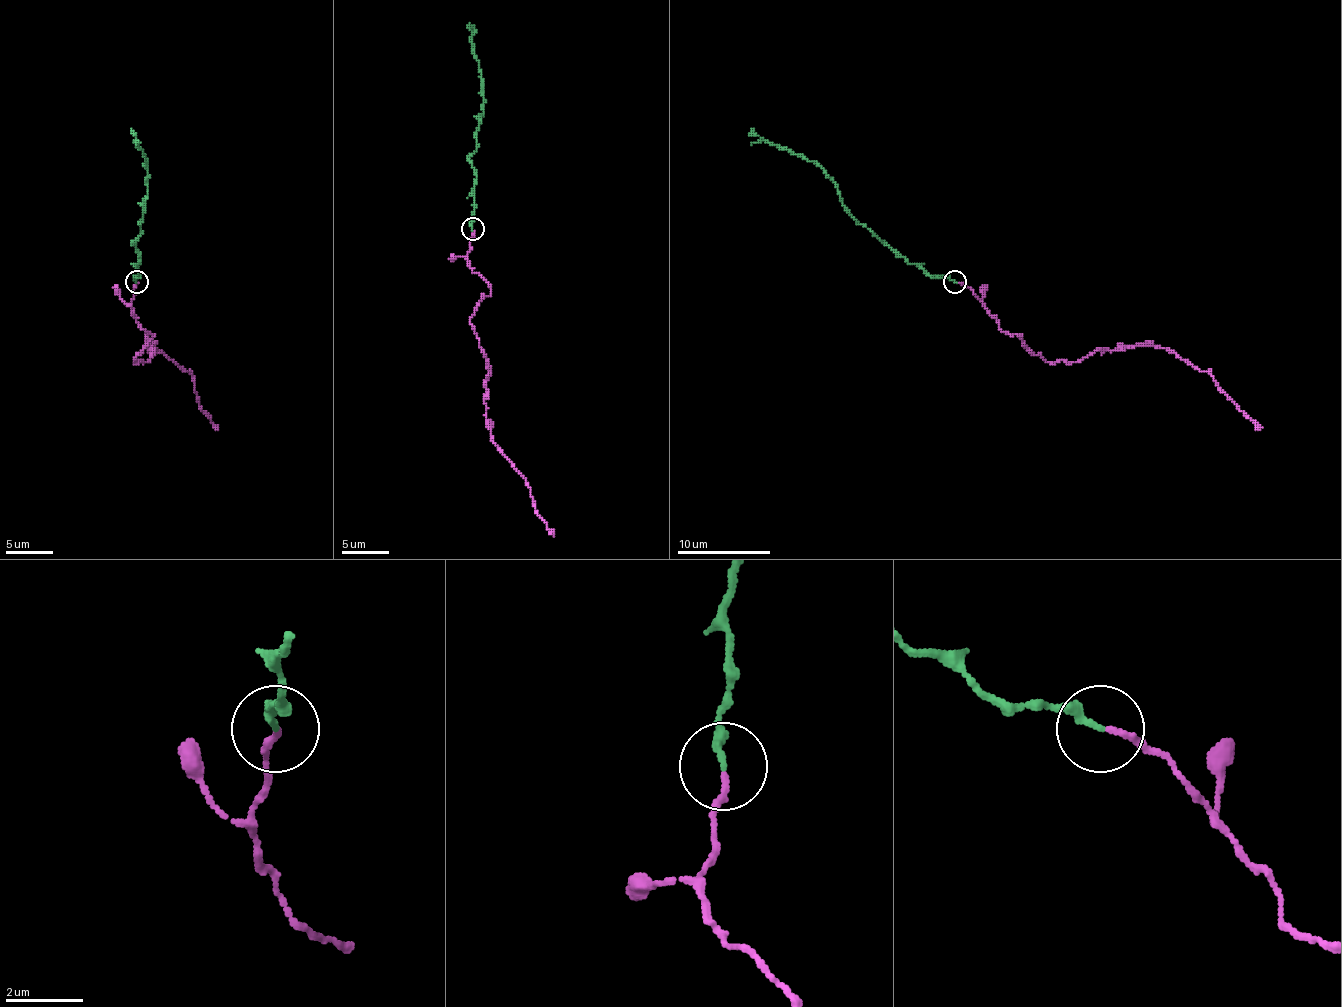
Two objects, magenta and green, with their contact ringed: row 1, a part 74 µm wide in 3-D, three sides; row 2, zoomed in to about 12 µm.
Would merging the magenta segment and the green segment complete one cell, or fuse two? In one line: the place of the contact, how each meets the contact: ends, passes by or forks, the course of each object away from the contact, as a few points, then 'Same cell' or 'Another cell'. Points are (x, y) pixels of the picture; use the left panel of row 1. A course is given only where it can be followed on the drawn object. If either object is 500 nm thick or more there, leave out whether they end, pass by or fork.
Place: (136, 282). At the ring magenta ends. At the ring green ends. Course of magenta: (136, 282), (131, 313), (154, 336), (133, 362), (154, 348), (189, 371), (196, 401), (217, 427). Course of green: (136, 282), (140, 257), (133, 245), (140, 236), (147, 161), (131, 128). Same cell

